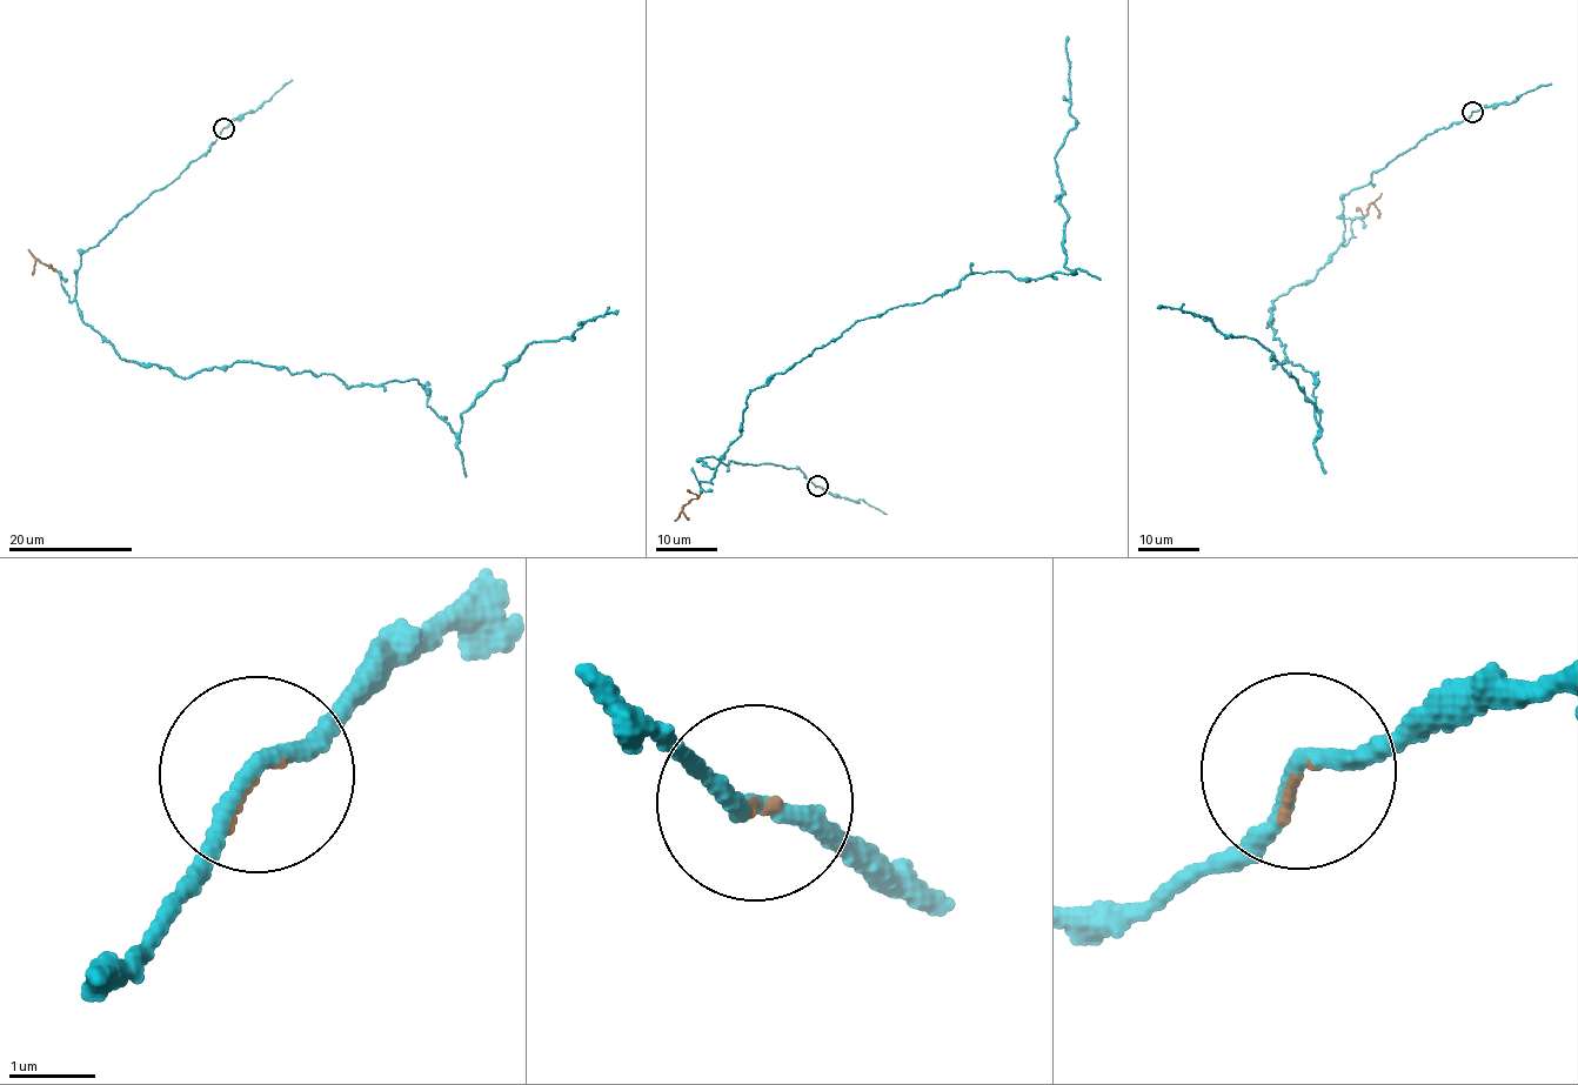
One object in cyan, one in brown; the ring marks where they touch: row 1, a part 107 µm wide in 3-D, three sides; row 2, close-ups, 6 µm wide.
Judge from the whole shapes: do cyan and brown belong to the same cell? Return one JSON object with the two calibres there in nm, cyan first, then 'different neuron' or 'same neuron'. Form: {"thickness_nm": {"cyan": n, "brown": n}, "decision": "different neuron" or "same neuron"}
{"thickness_nm": {"cyan": 160, "brown": 70}, "decision": "same neuron"}

